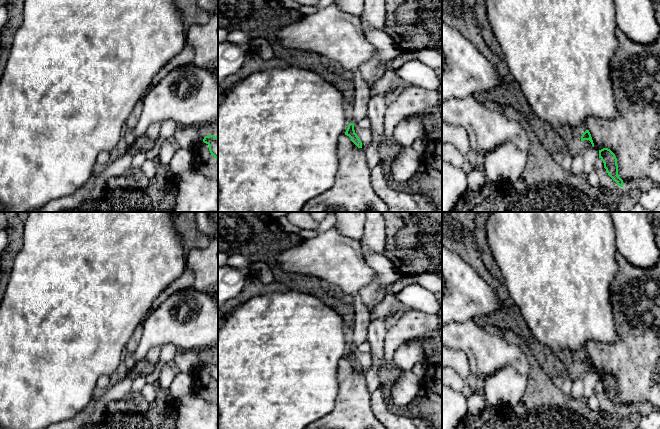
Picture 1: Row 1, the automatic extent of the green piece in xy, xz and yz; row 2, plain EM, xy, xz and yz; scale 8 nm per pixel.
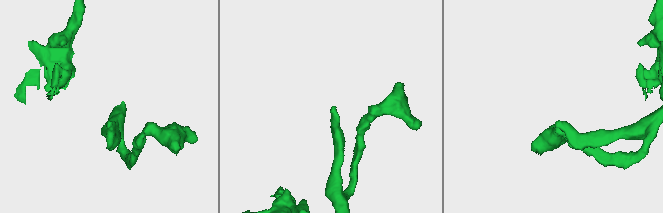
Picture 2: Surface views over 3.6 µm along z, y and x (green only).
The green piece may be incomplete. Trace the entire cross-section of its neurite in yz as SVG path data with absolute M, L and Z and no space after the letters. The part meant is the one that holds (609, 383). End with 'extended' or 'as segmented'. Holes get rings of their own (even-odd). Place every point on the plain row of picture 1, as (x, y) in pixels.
M608 372L599 374L599 382L604 387L604 392L608 399L620 410L623 411L623 404L618 399L617 382Z; as segmented

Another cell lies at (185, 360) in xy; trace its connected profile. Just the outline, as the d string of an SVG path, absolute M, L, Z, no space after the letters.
M178 350L172 366L179 372L195 372L204 363L205 357L197 350Z

